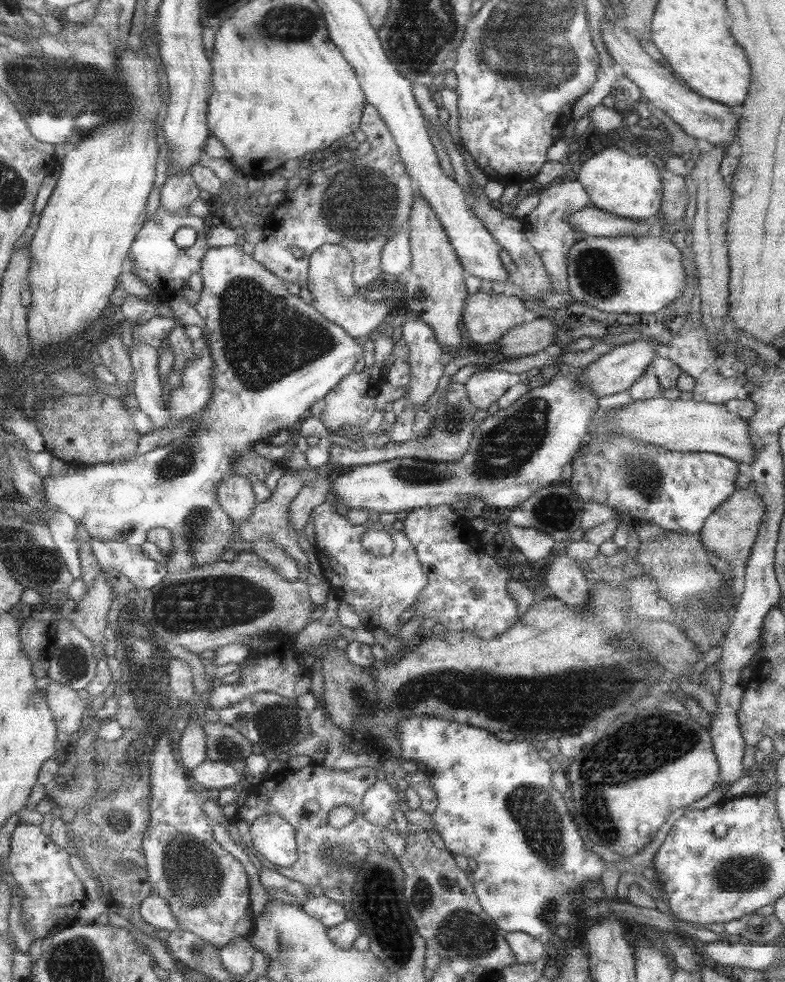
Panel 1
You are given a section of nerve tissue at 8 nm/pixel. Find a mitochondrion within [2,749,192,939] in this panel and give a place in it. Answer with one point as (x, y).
(118, 819)

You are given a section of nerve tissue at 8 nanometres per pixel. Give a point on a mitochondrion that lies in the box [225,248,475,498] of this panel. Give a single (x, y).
(455, 422)

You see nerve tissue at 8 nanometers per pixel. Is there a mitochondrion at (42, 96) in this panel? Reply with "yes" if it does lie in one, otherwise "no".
yes

